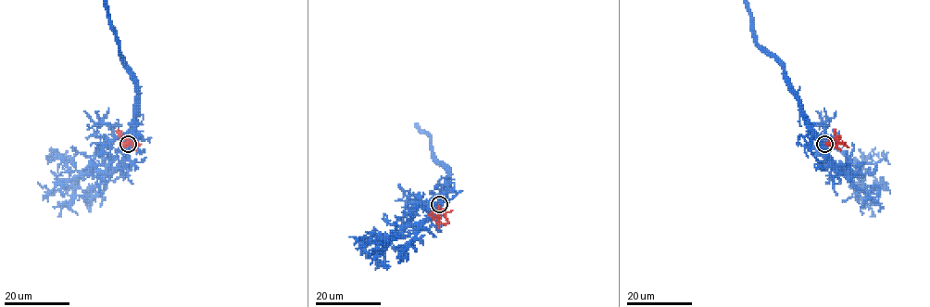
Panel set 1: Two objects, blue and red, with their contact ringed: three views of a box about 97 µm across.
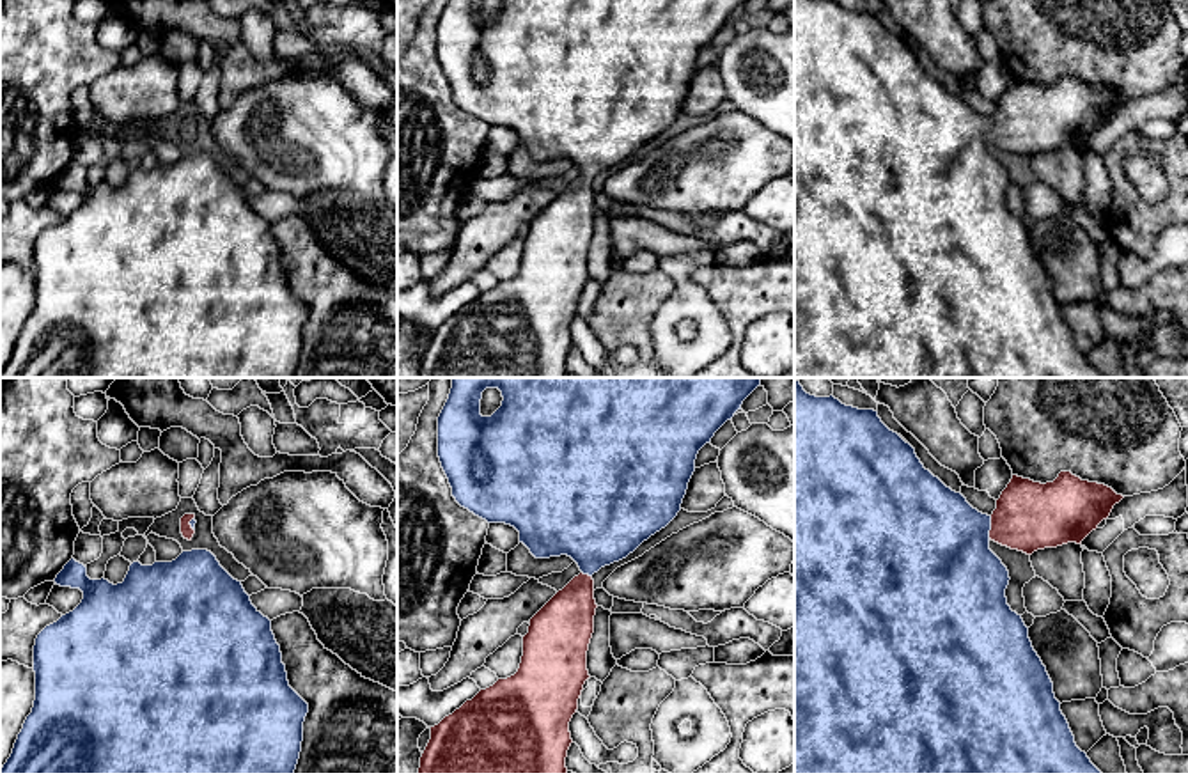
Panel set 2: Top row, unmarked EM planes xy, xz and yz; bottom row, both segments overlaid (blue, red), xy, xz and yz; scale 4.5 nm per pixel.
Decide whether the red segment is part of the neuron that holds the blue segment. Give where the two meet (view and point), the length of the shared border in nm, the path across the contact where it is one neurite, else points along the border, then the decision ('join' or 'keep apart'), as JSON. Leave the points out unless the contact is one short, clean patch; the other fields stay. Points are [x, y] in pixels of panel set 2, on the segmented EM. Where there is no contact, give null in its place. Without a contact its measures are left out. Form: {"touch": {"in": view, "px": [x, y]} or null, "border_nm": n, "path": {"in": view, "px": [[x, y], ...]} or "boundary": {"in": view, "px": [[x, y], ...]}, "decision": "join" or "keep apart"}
{"touch": {"in": "yz", "px": [990, 527]}, "border_nm": 110, "path": {"in": "yz", "px": [[938, 545], [969, 530], [990, 527], [1011, 525], [1029, 516]]}, "decision": "join"}

